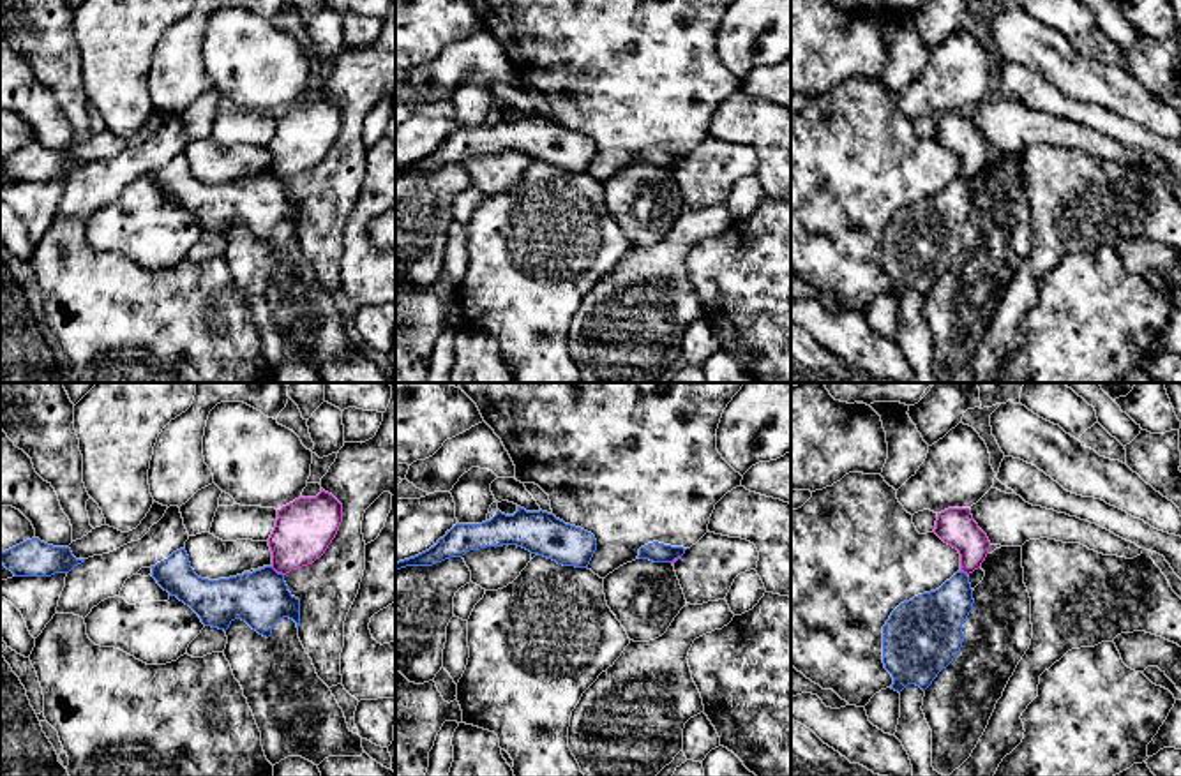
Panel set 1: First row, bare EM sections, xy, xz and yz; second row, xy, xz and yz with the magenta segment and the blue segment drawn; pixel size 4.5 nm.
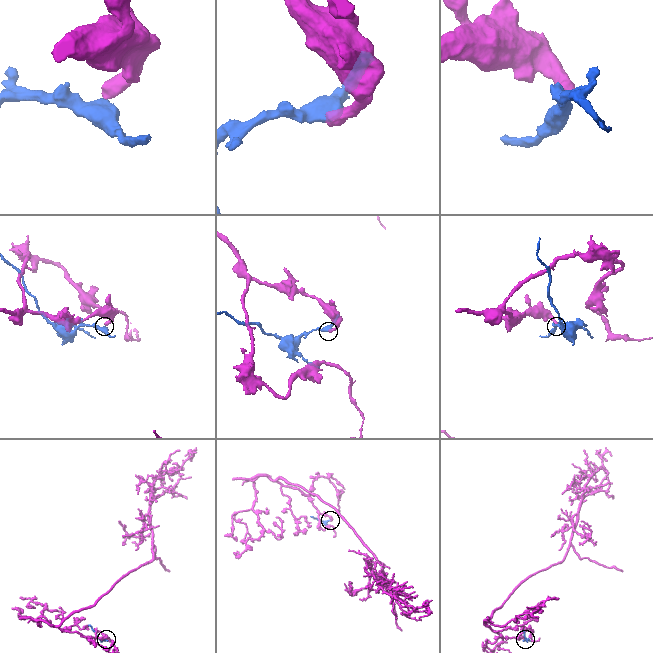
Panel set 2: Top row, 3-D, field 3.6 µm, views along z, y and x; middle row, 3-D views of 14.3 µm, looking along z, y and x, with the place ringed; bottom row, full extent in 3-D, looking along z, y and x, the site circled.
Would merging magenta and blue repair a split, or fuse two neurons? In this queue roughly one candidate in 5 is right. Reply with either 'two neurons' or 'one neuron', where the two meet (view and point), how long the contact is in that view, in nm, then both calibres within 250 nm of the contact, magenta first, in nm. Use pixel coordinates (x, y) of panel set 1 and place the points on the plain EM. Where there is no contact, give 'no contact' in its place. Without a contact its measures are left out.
two neurons; meets magenta in xy at (278, 177); contact 80 nm long; 260 nm thick on the magenta side, 260 nm on the other

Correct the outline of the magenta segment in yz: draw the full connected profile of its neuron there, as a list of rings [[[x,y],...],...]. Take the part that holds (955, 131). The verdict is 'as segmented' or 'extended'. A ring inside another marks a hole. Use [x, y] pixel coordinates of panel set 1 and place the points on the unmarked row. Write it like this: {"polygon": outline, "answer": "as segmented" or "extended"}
{"polygon": [[[948,113],[937,118],[934,138],[960,159],[960,176],[973,178],[985,166],[990,146],[973,125],[969,113]]], "answer": "as segmented"}

